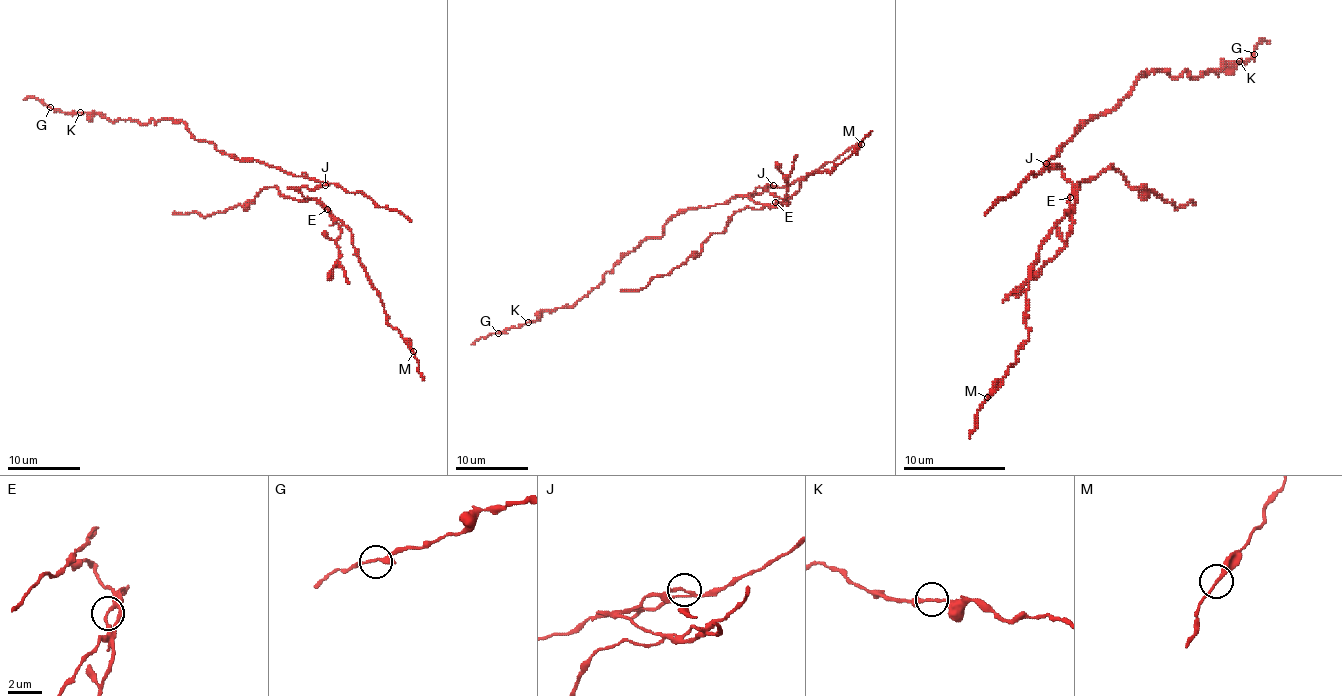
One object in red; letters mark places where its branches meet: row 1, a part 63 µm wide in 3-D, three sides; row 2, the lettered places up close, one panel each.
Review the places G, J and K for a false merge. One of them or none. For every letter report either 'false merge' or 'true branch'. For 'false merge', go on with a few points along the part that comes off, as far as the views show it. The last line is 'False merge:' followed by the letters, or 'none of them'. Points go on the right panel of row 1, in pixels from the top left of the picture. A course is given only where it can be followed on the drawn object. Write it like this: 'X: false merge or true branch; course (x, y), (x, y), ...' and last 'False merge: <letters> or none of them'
G: true branch
J: false merge; course (1046, 164), (1049, 169), (1057, 166), (1075, 192), (1028, 277), (1028, 341), (977, 413), (977, 428), (970, 438)
K: true branch
False merge: J

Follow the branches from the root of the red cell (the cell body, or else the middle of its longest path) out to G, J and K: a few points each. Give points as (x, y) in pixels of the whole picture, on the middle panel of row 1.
G: (728, 202), (679, 211), (664, 226), (661, 237), (646, 238), (571, 306), (548, 309), (535, 320), (498, 333)
J: (728, 202), (743, 195), (763, 193), (774, 186)
K: (728, 202), (679, 211), (664, 226), (661, 237), (646, 238), (571, 306), (548, 309), (528, 322)

